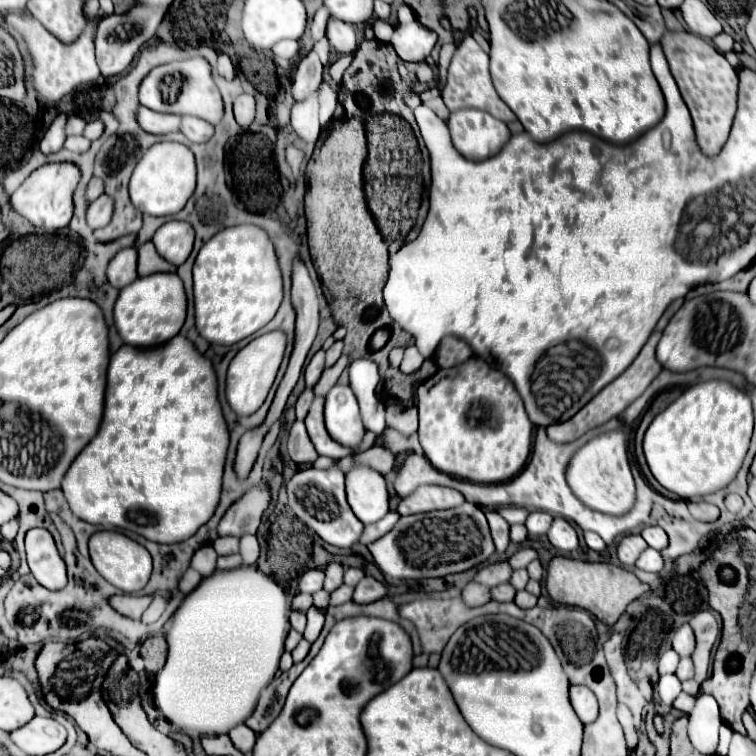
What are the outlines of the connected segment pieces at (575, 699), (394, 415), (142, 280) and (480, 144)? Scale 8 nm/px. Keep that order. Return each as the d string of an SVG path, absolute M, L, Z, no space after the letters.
M572 685L570 687L570 703L578 715L578 719L586 725L592 723L598 717L598 703L596 695L582 685Z
M388 405L386 407L386 425L390 429L400 431L404 437L410 437L418 429L418 413L416 407L402 407L402 405Z
M154 273L138 277L134 283L120 289L114 303L114 325L126 345L156 347L178 335L186 319L186 293L182 279L176 273Z
M458 109L450 113L448 129L456 151L472 161L496 155L510 139L506 123L480 109Z

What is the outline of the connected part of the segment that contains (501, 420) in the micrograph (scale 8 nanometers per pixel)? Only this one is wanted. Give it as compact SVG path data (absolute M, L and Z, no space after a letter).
M472 357L454 369L442 373L438 371L430 379L426 379L416 391L416 407L420 413L420 445L428 461L438 471L472 483L496 483L496 479L502 479L502 475L514 477L522 471L530 455L534 425L528 419L522 399L512 381L502 371L492 369L480 357Z

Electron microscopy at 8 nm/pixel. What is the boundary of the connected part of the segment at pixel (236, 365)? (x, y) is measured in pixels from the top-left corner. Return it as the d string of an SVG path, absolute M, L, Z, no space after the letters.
M272 331L252 339L230 361L226 373L226 399L236 415L252 415L264 403L278 373L278 367L282 363L284 349L286 349L286 335L282 331Z

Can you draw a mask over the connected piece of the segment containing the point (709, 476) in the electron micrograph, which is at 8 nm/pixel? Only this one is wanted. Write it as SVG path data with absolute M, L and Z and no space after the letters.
M714 379L688 387L654 417L644 435L644 455L656 481L690 501L724 489L746 457L754 427L750 397L728 381Z

